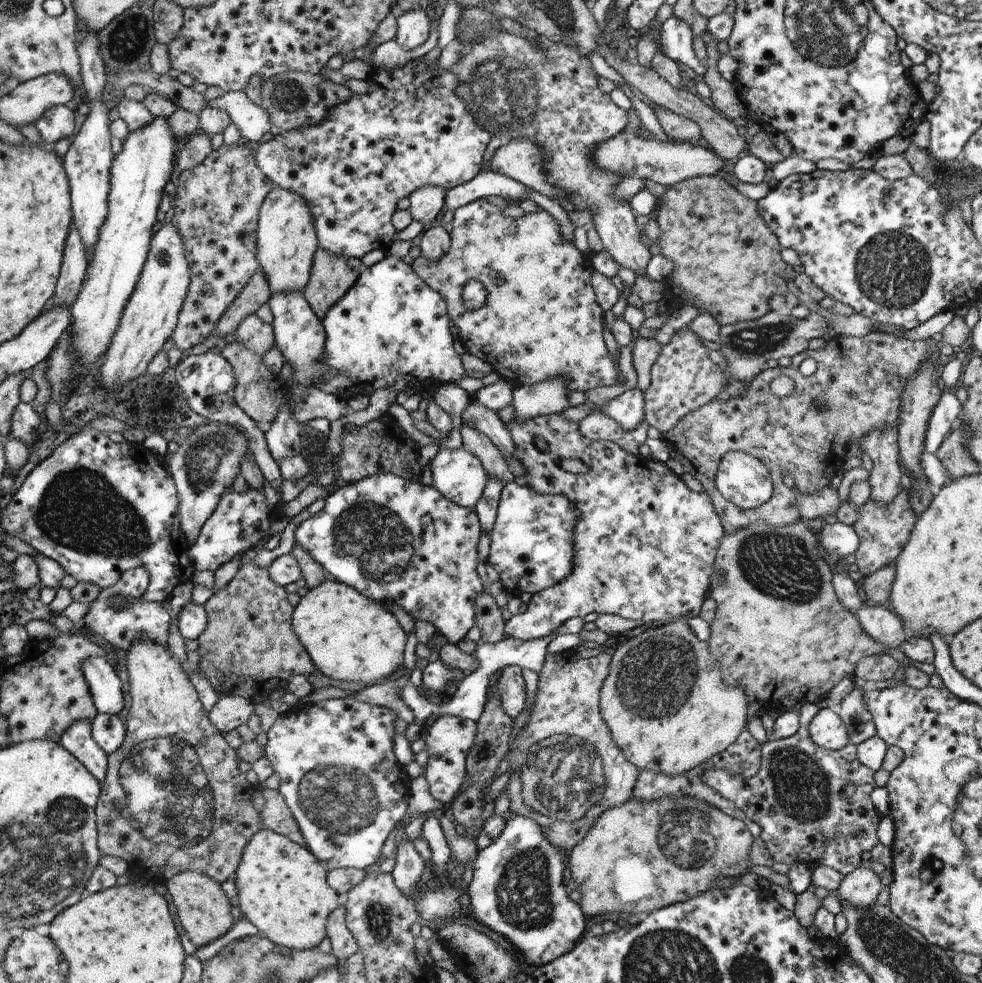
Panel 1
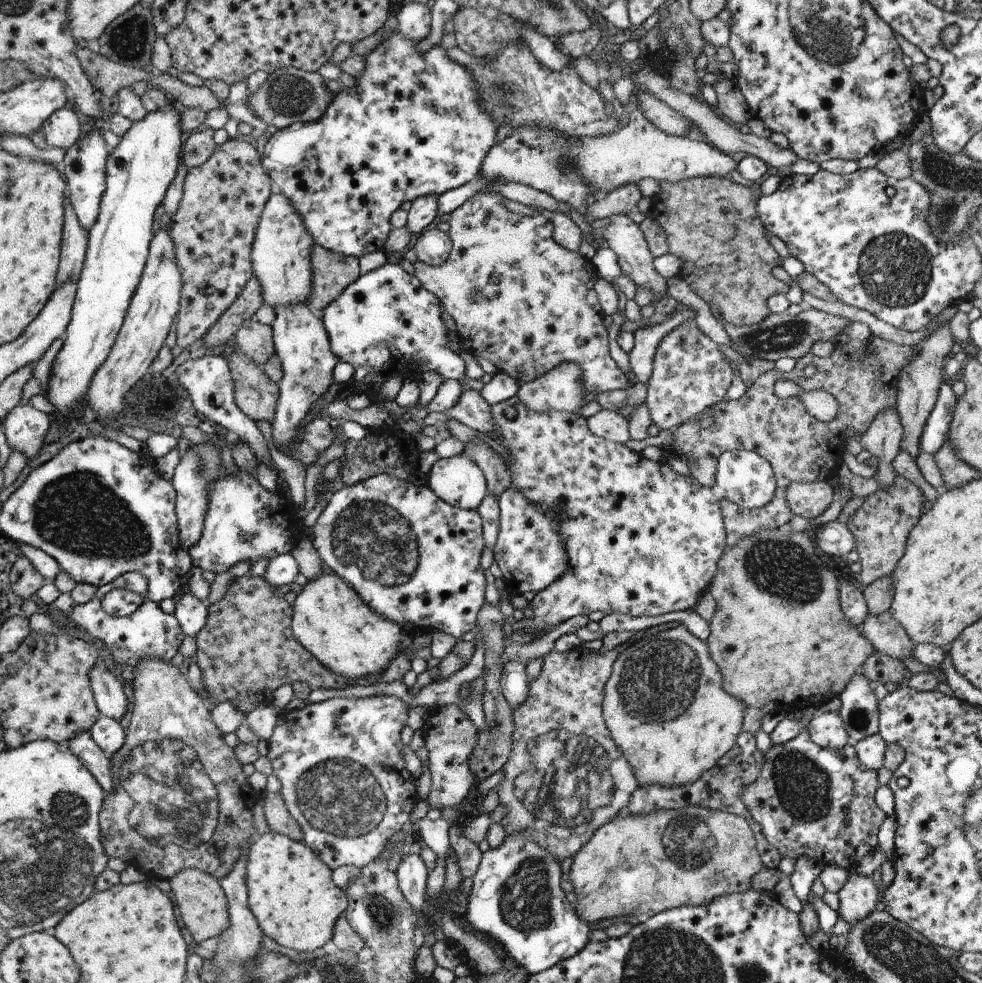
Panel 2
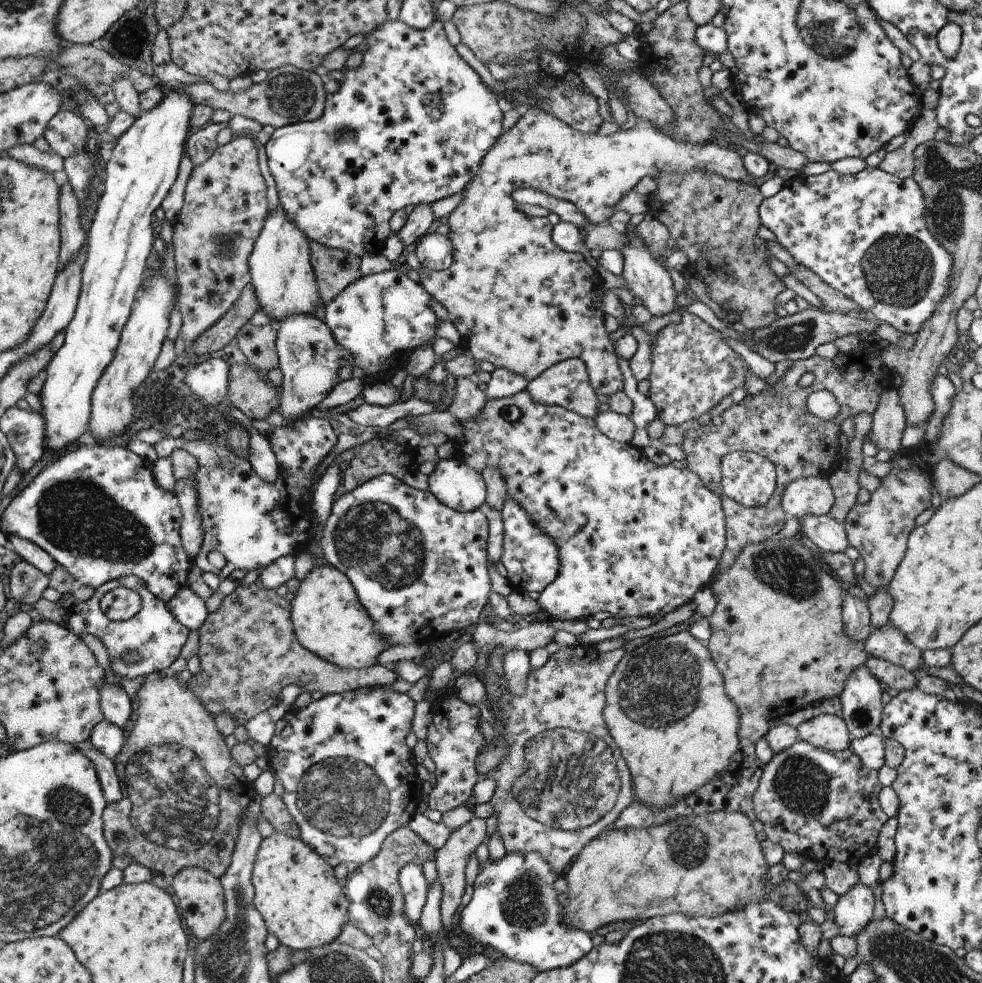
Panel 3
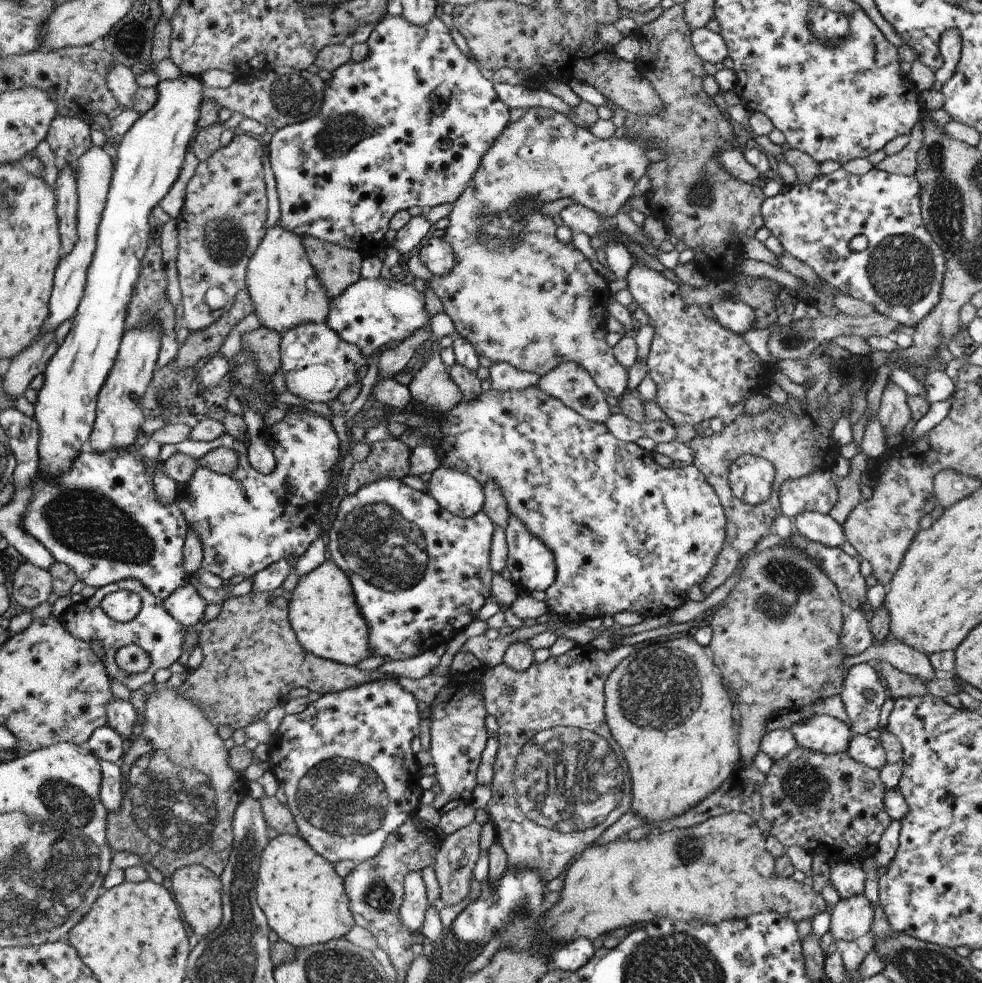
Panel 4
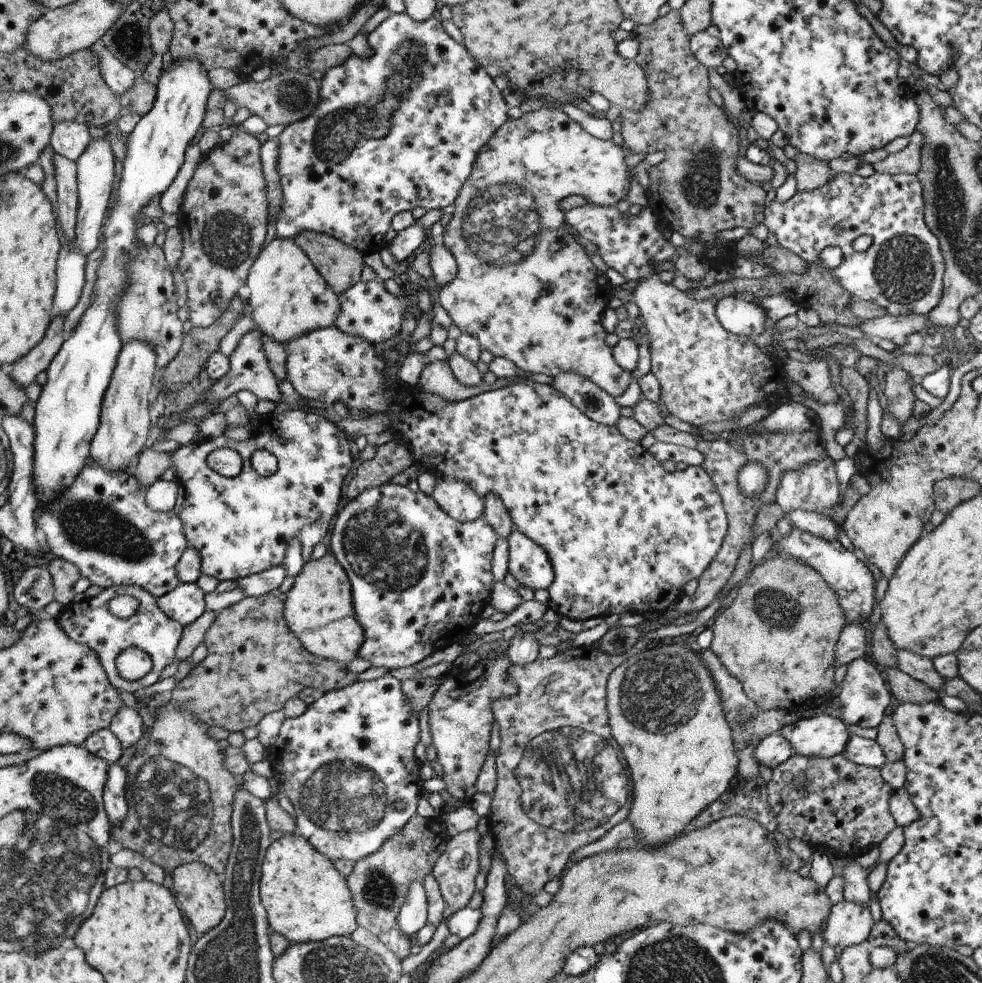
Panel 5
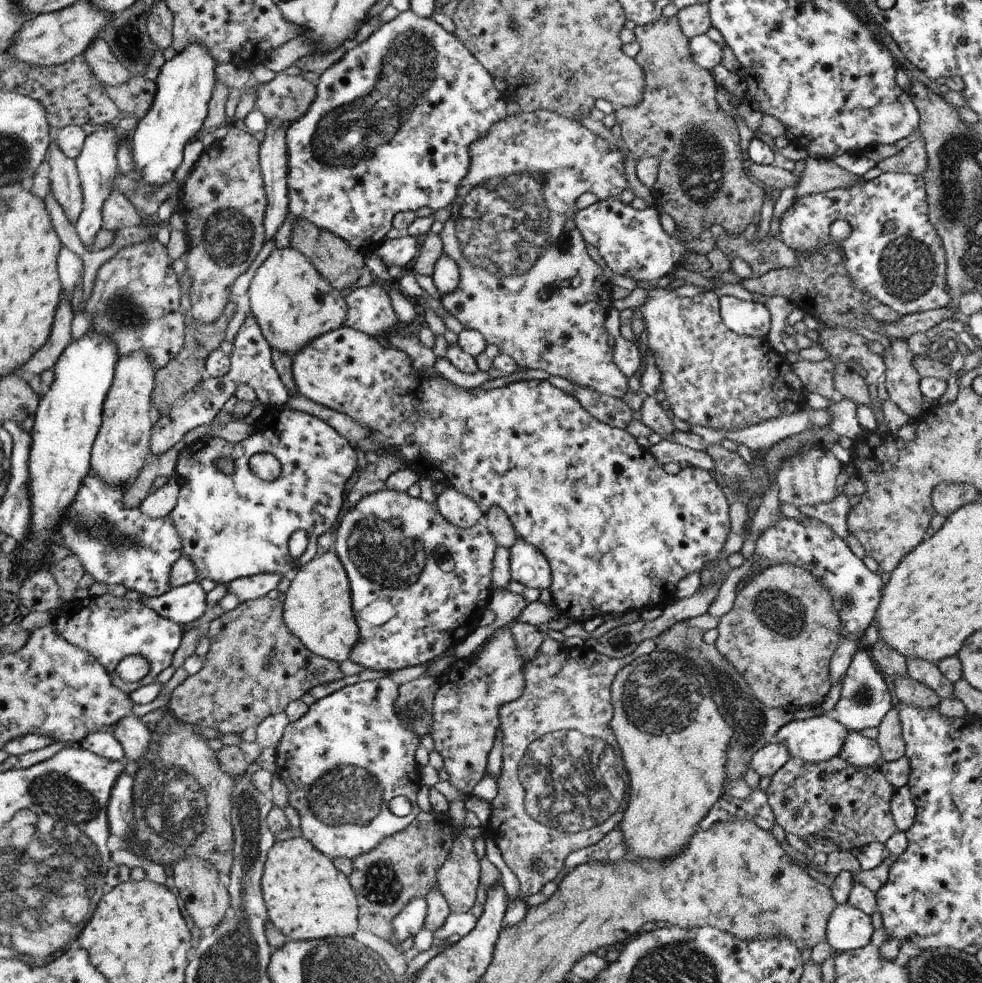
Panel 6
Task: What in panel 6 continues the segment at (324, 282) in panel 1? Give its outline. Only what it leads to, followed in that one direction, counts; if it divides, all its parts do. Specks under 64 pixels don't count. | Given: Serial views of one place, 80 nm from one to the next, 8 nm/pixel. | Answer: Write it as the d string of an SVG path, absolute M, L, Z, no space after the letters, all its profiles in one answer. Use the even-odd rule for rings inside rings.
M300 219L294 226L291 248L302 253L335 289L345 293L356 287L360 270L364 268L364 258L356 248L347 244L342 237L338 237L328 230L320 229L308 220Z

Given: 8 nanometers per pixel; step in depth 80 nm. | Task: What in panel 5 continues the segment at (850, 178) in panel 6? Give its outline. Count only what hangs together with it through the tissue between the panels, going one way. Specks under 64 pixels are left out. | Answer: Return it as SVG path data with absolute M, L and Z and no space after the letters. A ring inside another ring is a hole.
M798 153L794 158L797 164L795 173L797 180L797 192L813 191L826 185L836 175L828 161L816 159L806 153Z

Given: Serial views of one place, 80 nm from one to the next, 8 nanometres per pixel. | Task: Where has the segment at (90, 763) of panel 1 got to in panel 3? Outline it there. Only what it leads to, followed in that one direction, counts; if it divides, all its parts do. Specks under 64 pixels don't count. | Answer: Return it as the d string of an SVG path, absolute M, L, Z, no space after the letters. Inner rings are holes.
M90 742L80 744L79 749L94 763L107 804L118 803L122 799L122 788L116 776L115 762L108 760L99 750L92 747Z

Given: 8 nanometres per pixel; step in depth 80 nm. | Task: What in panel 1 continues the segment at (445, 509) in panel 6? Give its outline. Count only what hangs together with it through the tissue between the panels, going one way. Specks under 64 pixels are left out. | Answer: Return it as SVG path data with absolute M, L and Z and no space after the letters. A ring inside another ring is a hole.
M439 443L438 446L440 450L430 463L432 486L439 489L449 501L464 508L474 509L482 498L489 481L482 461L474 453L468 452L467 449L445 450L441 448Z

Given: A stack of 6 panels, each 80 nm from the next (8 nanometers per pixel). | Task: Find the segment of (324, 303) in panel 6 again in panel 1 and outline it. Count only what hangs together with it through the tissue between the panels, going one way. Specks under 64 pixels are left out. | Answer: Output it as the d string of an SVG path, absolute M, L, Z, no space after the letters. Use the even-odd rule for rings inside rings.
M274 186L259 212L257 242L259 268L270 282L271 294L304 292L311 280L315 252L320 247L307 201L296 193Z

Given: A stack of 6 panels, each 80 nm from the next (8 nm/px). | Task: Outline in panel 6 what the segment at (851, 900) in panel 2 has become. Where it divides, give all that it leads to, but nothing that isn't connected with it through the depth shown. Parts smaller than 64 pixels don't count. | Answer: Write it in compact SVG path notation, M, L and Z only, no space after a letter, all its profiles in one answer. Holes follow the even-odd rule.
M848 902L839 905L827 923L827 943L836 952L856 951L870 944L875 930L872 920Z

